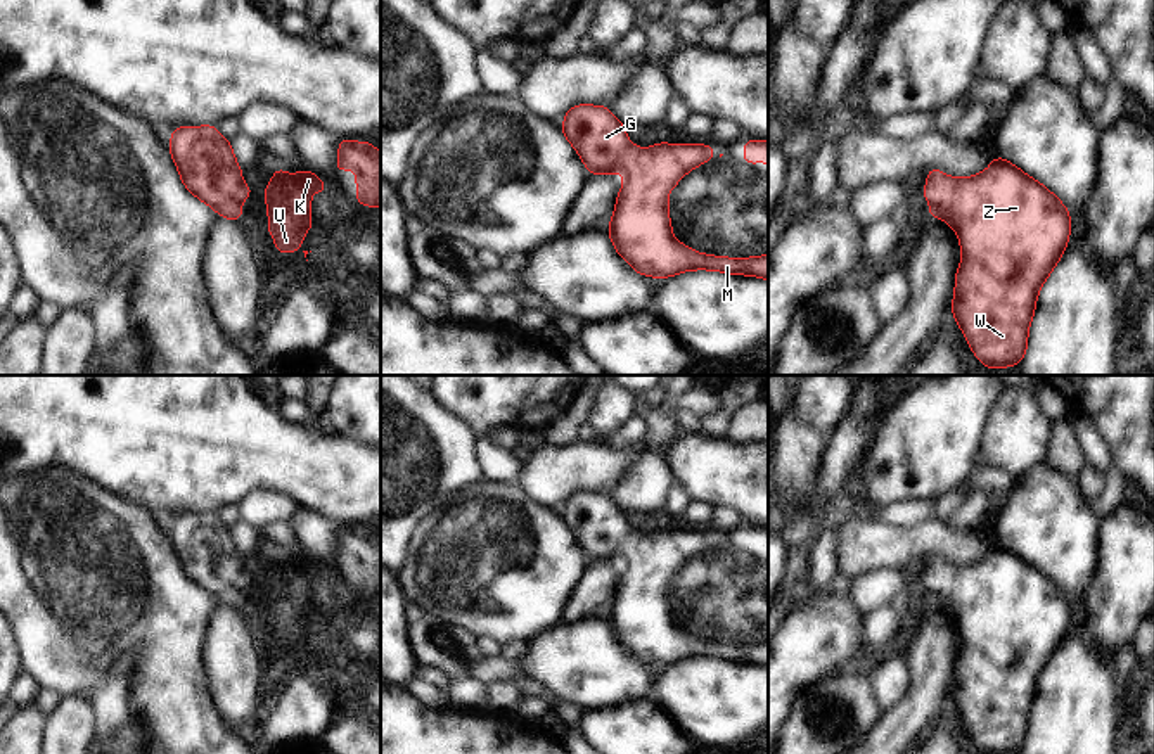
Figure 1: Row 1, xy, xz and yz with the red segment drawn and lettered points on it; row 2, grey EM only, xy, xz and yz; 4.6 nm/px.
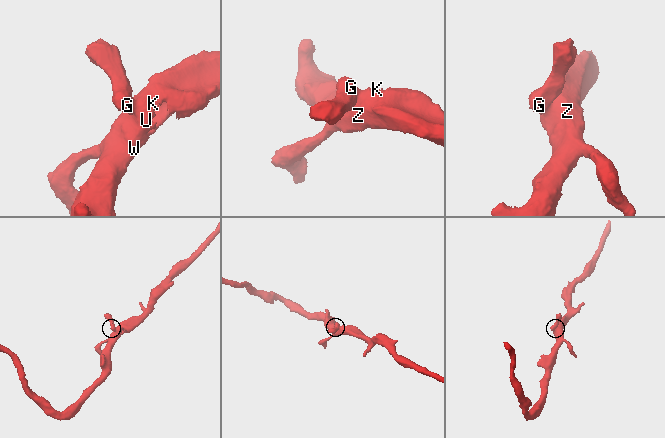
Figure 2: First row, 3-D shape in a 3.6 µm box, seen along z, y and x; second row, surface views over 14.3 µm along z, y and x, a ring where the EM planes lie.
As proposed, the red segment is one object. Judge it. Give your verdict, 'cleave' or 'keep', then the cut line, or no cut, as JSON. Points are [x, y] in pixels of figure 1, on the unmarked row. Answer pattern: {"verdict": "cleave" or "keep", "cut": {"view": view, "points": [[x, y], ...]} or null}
{"verdict": "keep", "cut": null}

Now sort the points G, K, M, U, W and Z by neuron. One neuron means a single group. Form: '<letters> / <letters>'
G K M U W Z

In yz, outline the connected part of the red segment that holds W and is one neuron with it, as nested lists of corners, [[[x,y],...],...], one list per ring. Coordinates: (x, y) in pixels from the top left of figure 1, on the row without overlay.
[[[998,543],[986,559],[962,567],[943,562],[936,555],[927,557],[922,583],[931,591],[927,604],[945,607],[958,621],[962,647],[955,661],[952,697],[969,735],[984,754],[1021,751],[1028,737],[1028,716],[1035,702],[1036,683],[1067,635],[1071,600],[1047,574]]]

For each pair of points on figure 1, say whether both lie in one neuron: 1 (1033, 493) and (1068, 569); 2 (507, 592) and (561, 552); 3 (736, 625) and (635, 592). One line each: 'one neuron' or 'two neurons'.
1: one neuron
2: one neuron
3: one neuron

